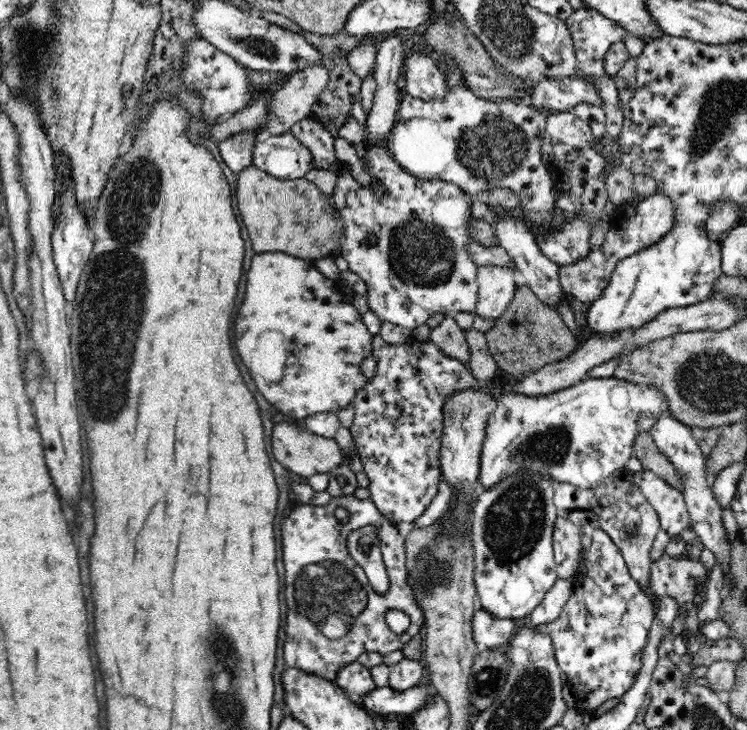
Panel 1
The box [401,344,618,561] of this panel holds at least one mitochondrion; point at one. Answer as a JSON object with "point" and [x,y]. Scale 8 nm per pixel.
{"point":[552,445]}

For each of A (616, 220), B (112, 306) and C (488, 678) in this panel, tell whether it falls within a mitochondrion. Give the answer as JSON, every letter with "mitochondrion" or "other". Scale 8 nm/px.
{"A":"other","B":"mitochondrion","C":"mitochondrion"}

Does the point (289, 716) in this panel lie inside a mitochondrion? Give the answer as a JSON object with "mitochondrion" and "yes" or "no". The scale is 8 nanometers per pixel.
{"mitochondrion":"no"}

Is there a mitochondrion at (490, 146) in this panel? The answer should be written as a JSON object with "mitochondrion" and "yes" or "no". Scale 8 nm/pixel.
{"mitochondrion":"yes"}

